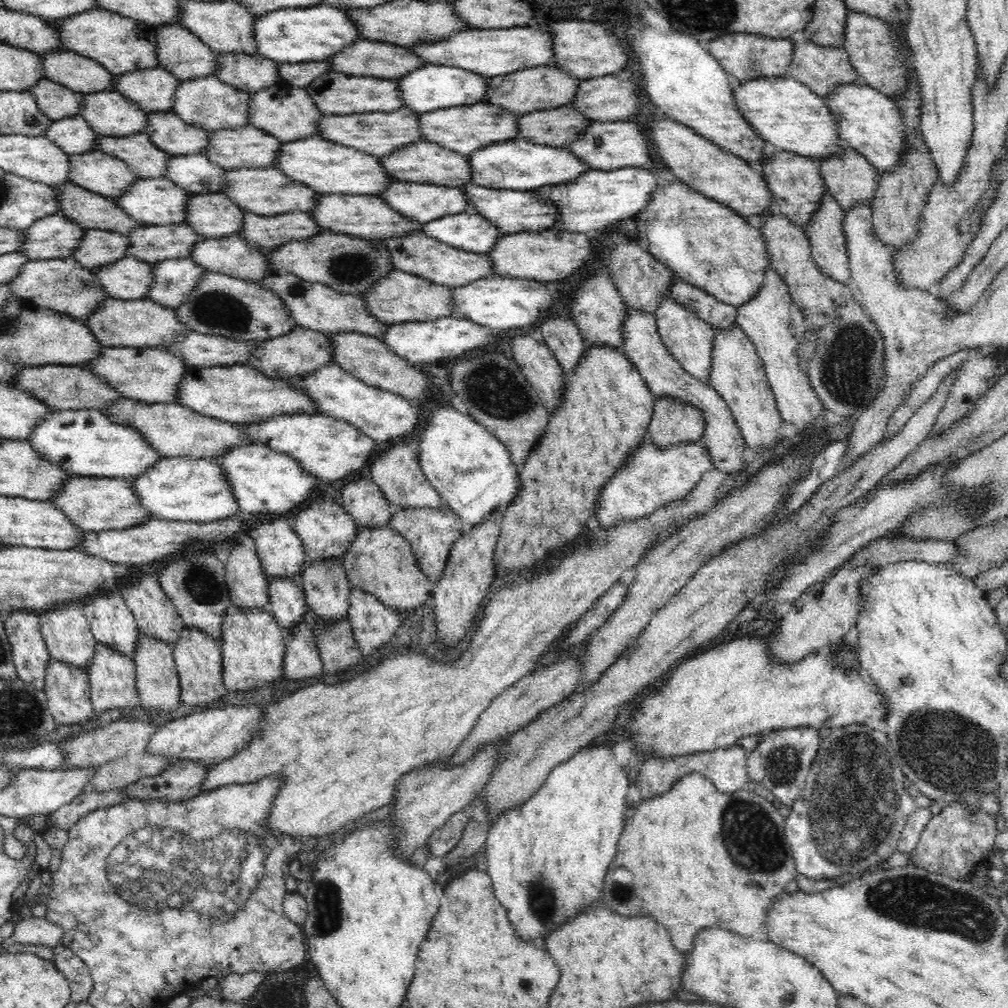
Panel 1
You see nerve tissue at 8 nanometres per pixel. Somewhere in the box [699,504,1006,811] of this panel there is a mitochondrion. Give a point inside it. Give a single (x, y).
(950, 752)

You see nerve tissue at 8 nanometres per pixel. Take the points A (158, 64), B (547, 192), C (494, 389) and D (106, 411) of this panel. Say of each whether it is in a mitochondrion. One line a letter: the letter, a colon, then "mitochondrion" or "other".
A: other
B: mitochondrion
C: mitochondrion
D: other

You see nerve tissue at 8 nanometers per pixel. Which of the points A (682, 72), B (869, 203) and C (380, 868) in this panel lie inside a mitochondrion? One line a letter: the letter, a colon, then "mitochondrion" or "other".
A: other
B: other
C: other

